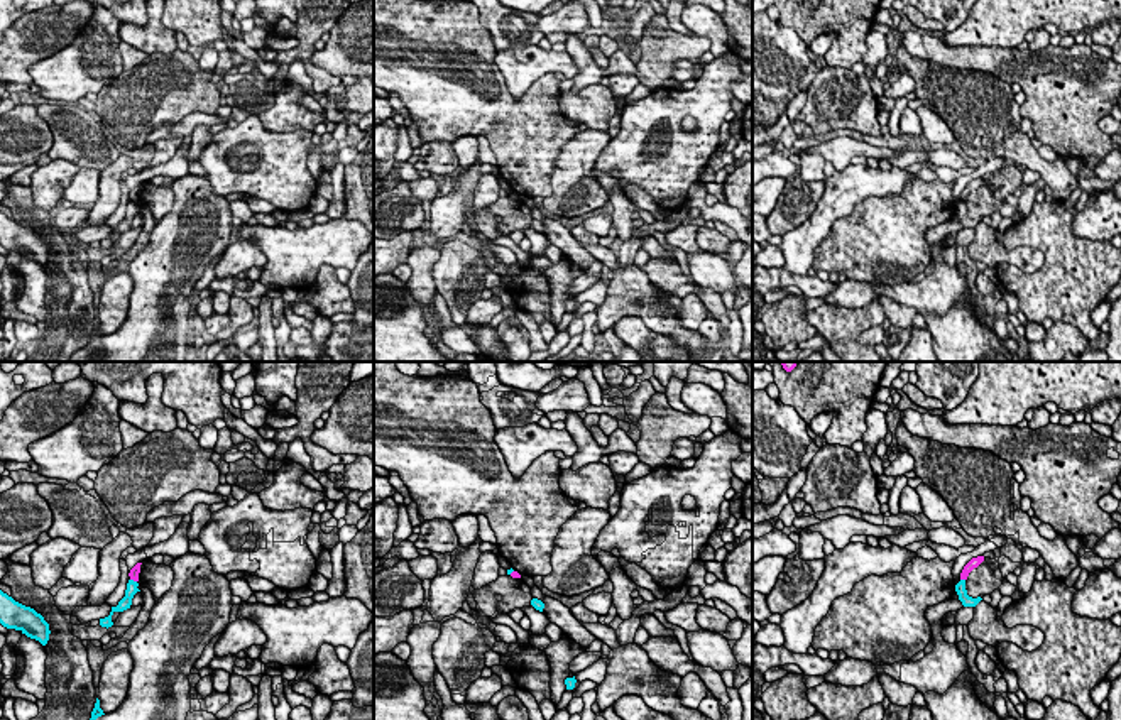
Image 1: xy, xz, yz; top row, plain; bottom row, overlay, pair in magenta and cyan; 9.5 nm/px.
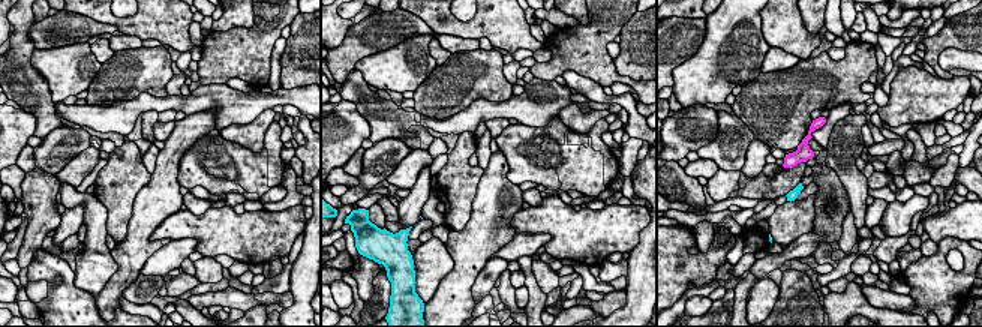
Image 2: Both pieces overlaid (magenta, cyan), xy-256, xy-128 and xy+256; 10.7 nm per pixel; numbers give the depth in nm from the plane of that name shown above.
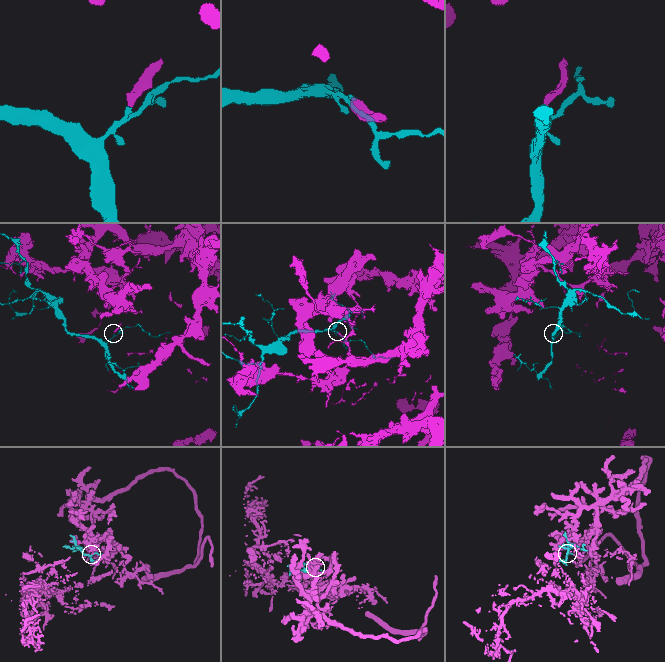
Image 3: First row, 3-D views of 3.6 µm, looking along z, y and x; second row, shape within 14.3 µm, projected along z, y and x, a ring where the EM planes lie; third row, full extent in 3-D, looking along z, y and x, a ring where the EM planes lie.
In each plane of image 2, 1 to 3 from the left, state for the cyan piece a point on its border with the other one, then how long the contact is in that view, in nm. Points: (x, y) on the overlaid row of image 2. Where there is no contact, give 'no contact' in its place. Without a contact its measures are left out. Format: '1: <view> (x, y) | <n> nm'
1: no contact
2: no contact
3: no contact

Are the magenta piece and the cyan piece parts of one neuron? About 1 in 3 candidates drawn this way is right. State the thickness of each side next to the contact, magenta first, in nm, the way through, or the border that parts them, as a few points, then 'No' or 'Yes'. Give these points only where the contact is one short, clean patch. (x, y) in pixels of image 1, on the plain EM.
Thickness 90 nm (magenta) against 100 nm. Boundary: yz (961, 200), (964, 201). No

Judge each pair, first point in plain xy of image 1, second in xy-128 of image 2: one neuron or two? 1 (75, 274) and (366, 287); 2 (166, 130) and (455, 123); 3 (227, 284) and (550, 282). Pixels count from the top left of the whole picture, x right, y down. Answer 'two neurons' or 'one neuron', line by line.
1: two neurons
2: one neuron
3: two neurons

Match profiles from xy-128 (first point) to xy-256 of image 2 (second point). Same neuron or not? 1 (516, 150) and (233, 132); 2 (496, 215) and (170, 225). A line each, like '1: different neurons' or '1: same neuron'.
1: different neurons
2: different neurons

